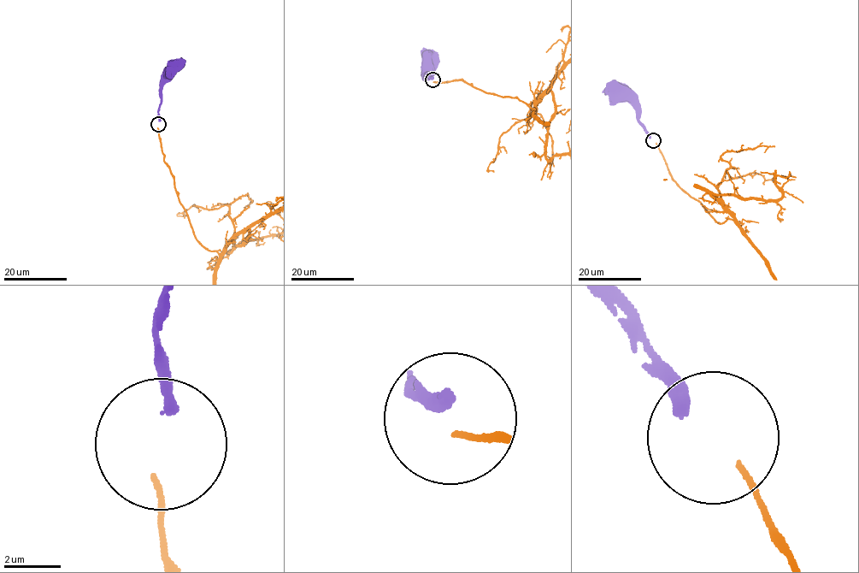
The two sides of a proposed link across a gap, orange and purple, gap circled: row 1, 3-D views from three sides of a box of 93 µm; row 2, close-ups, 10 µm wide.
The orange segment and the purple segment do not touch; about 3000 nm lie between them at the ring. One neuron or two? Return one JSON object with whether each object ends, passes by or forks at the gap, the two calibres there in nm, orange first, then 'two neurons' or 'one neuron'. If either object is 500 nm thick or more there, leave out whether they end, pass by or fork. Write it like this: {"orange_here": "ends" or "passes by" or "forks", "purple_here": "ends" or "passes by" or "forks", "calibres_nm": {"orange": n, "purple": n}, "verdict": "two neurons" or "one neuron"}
{"orange_here": "ends", "purple_here": "ends", "calibres_nm": {"orange": 190, "purple": 400}, "verdict": "two neurons"}

